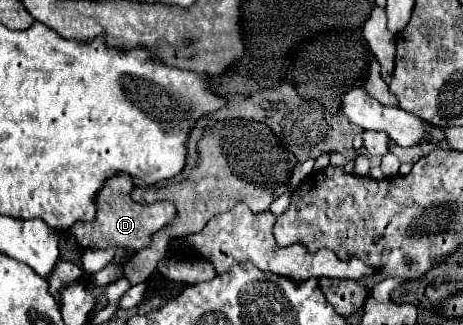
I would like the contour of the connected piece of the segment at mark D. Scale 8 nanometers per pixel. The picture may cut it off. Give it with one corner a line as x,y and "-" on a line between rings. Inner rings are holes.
121,173
111,177
105,187
97,195
97,217
95,221
79,221
75,223
69,233
73,233
79,245
87,249
107,249
107,247
127,247
133,251
141,251
151,243
151,235
175,219
175,207
169,201
153,203
153,205
139,205
131,199
131,191
135,183
129,175

